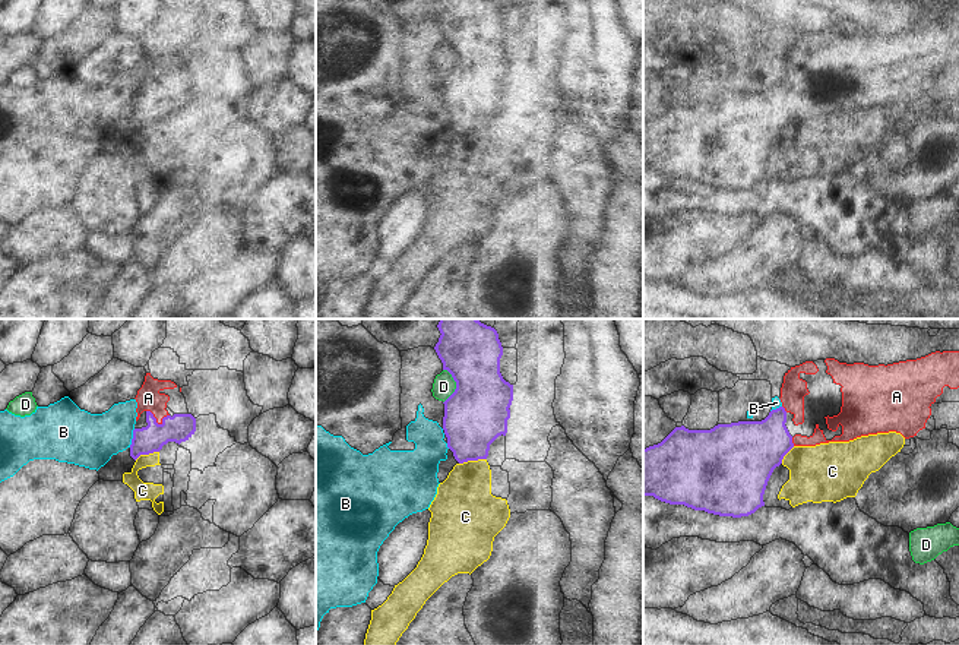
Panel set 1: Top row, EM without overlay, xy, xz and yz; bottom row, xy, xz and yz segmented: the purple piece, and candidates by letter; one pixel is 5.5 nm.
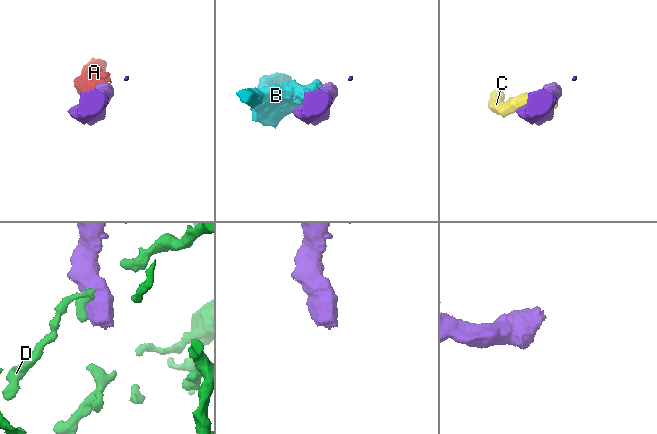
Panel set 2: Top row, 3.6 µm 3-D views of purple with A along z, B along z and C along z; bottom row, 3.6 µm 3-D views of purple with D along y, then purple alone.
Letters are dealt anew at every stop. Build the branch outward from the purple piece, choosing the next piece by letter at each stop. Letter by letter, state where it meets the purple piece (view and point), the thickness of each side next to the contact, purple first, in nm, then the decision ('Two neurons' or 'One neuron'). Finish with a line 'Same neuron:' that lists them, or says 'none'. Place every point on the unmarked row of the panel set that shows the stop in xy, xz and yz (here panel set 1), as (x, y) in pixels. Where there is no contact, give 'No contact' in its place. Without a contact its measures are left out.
A: Touches purple at xy (155, 94). Thickness 150 nm (purple) against 140 nm. One neuron
B: Touches purple at xy (133, 110). Thickness 150 nm (purple) against 300 nm. Two neurons
C: Touches purple at xz (472, 132). Thickness 360 nm (purple) against 320 nm. Two neurons
D: Touches purple at xz (456, 59). Thickness 360 nm (purple) against 120 nm. Two neurons
Same neuron: A

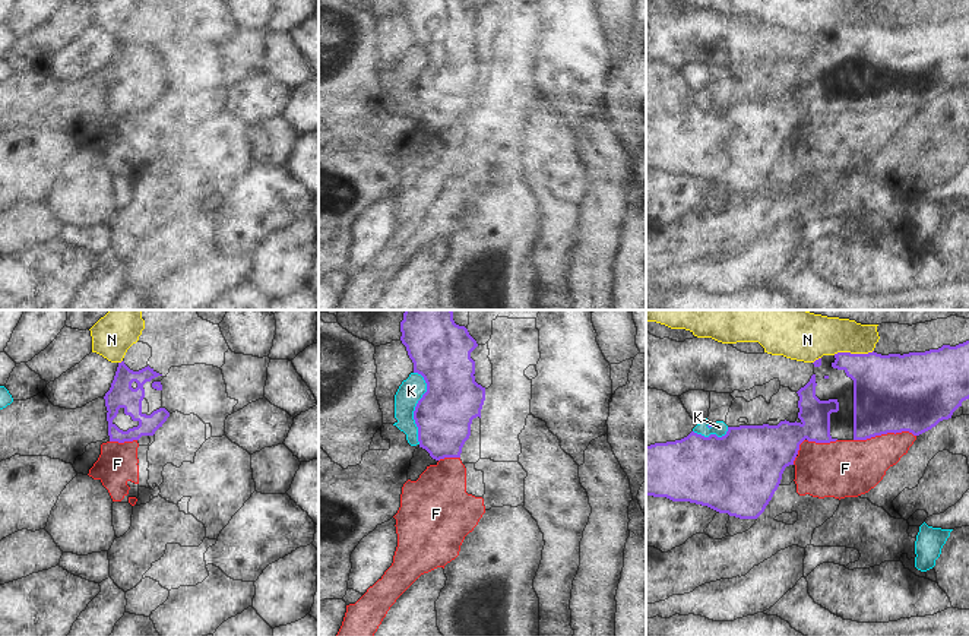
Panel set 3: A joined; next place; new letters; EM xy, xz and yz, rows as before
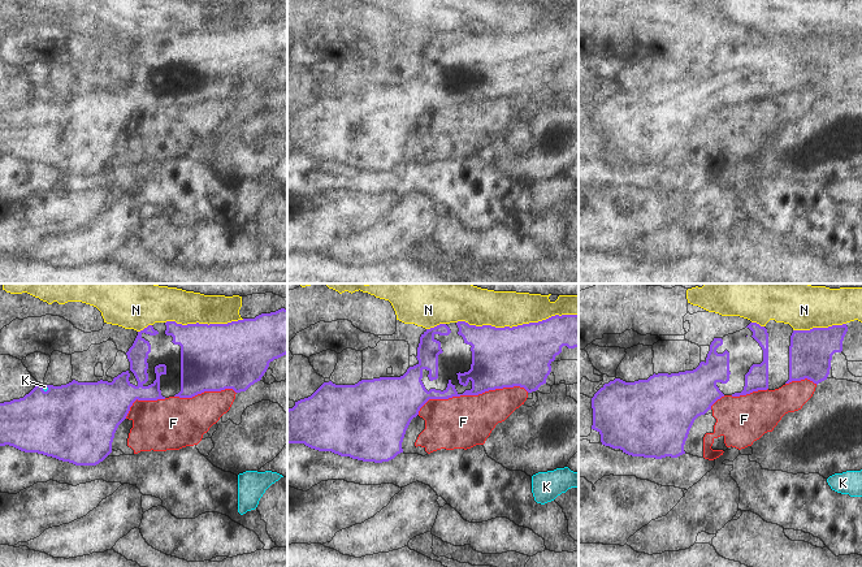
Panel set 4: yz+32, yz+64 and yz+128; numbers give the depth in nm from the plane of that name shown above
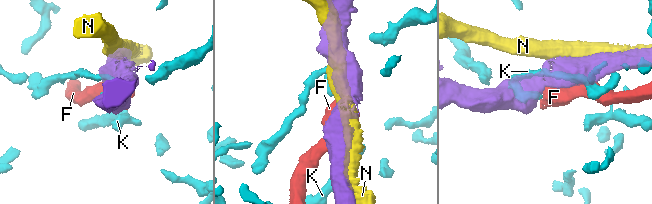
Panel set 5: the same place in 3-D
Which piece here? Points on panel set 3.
F: Touches purple at yz (884, 106). Thickness 440 nm (purple) against 300 nm. Two neurons
K: Touches purple at xz (415, 79). Thickness 320 nm (purple) against 140 nm. Two neurons
N: Touches purple at yz (852, 27). Thickness 360 nm (purple) against 190 nm. Two neurons
Same neuron: none

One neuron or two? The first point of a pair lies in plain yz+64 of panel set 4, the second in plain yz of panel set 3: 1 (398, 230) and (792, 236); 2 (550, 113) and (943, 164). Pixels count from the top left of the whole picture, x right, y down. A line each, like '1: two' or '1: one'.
1: one
2: one

